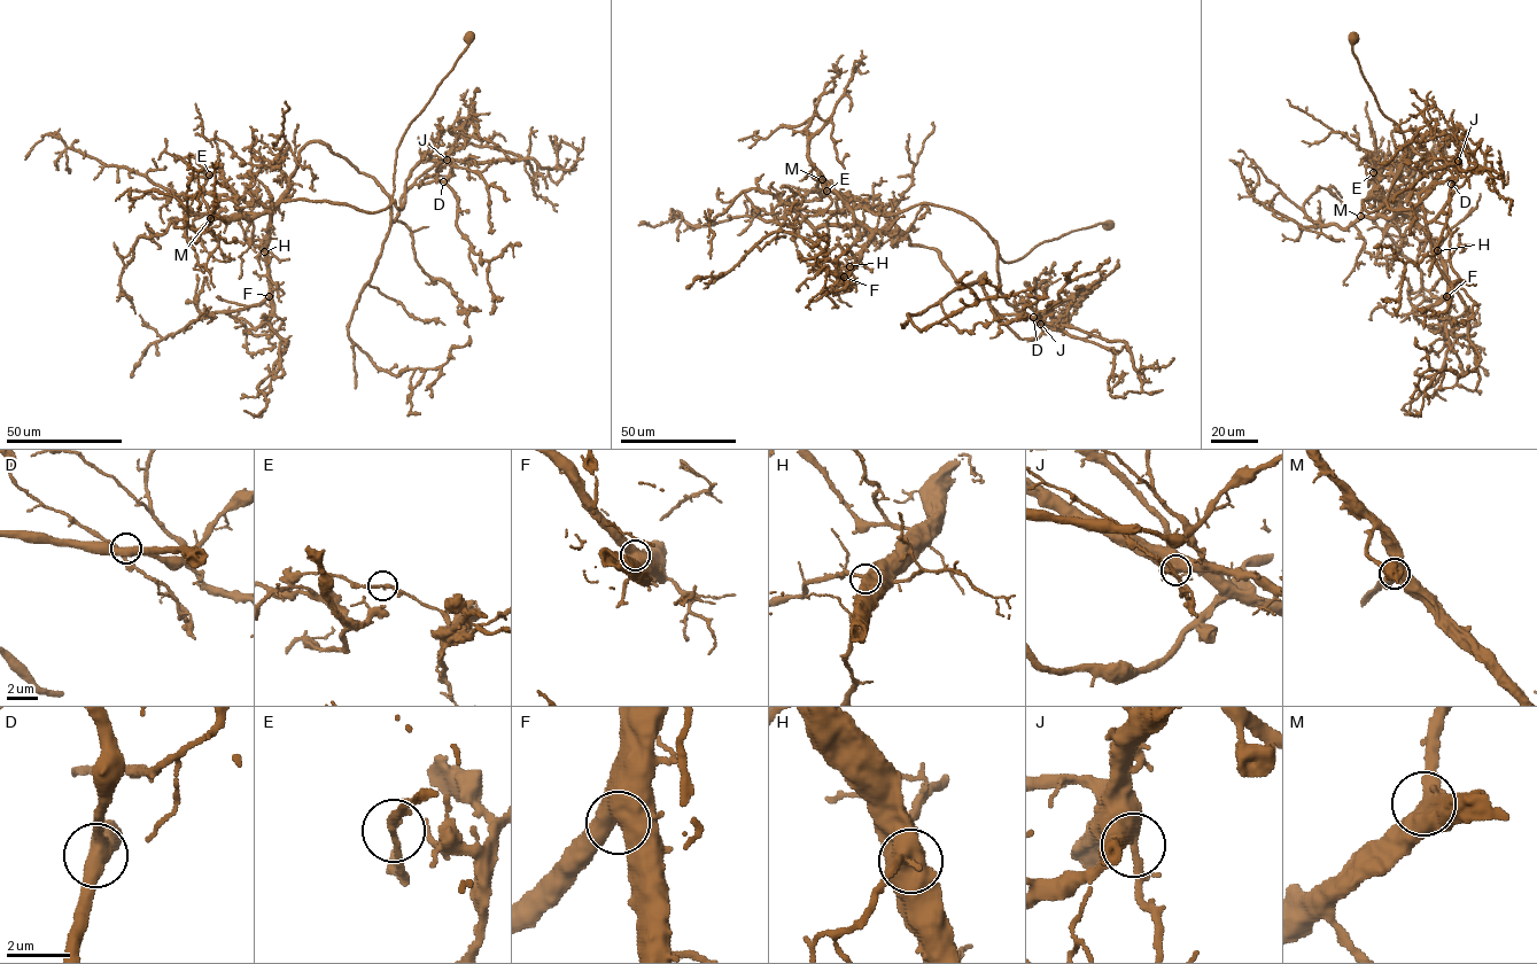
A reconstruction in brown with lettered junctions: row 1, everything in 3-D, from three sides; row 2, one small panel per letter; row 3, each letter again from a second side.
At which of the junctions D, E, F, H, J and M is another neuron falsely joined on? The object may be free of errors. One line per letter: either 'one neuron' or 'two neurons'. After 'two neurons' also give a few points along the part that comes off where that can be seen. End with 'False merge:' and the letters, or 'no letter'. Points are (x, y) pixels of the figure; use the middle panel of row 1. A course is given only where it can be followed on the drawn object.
D: one neuron
E: two neurons; foreign part runs (827, 191), (874, 214), (932, 203), (971, 217), (1025, 315), (1125, 341), (1140, 373), (1174, 358)
F: one neuron
H: one neuron
J: one neuron
M: one neuron
False merge: E

